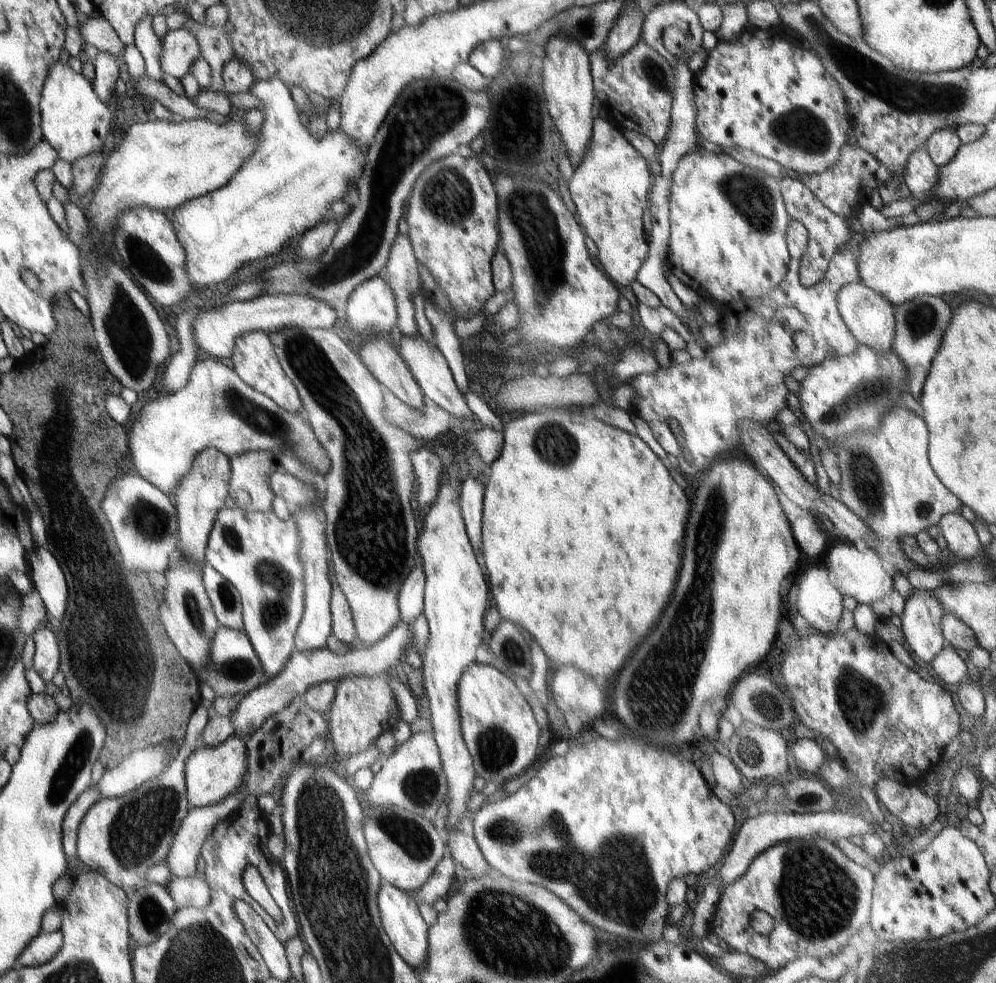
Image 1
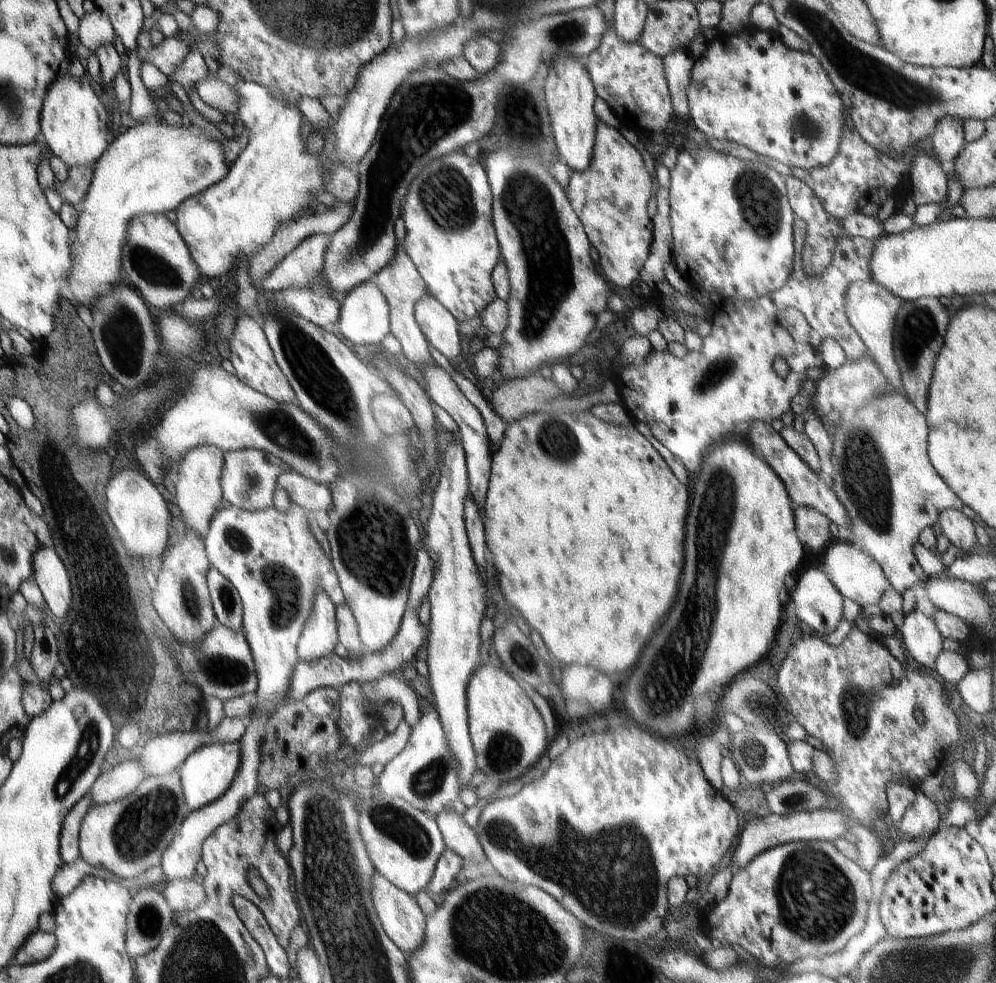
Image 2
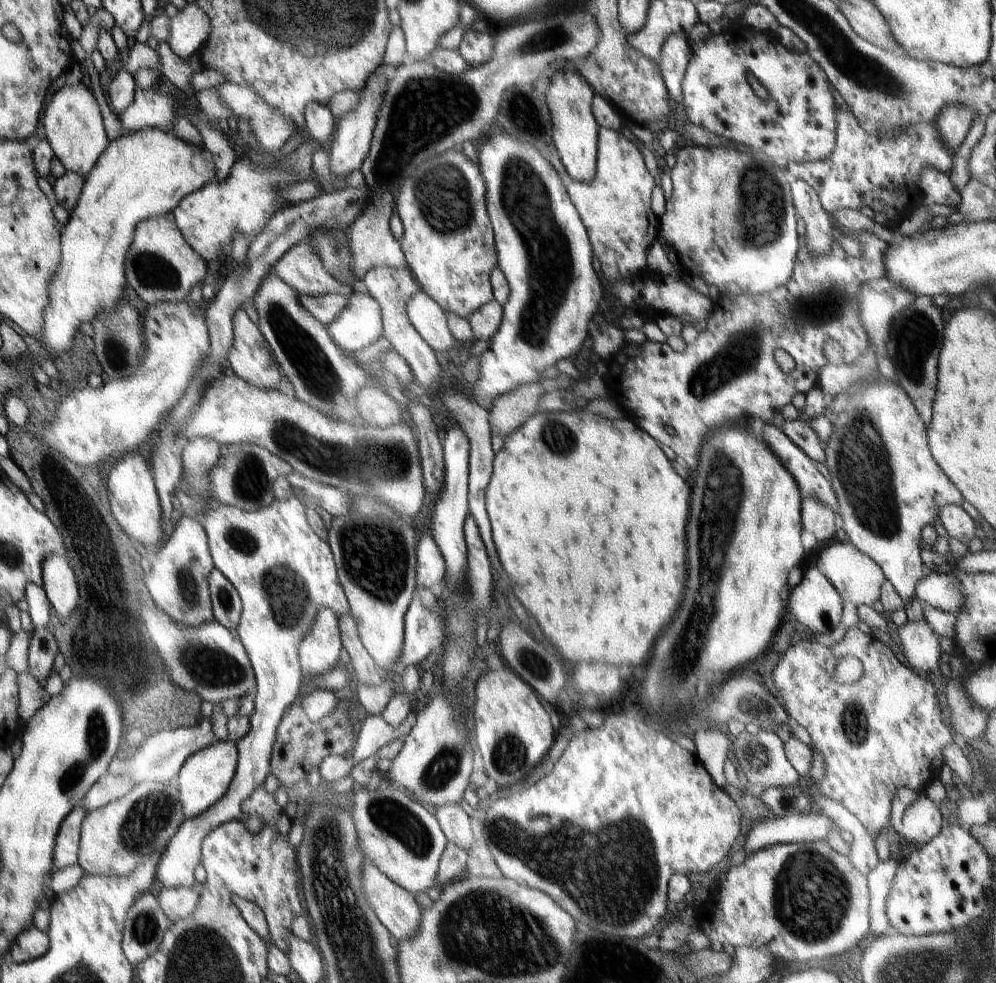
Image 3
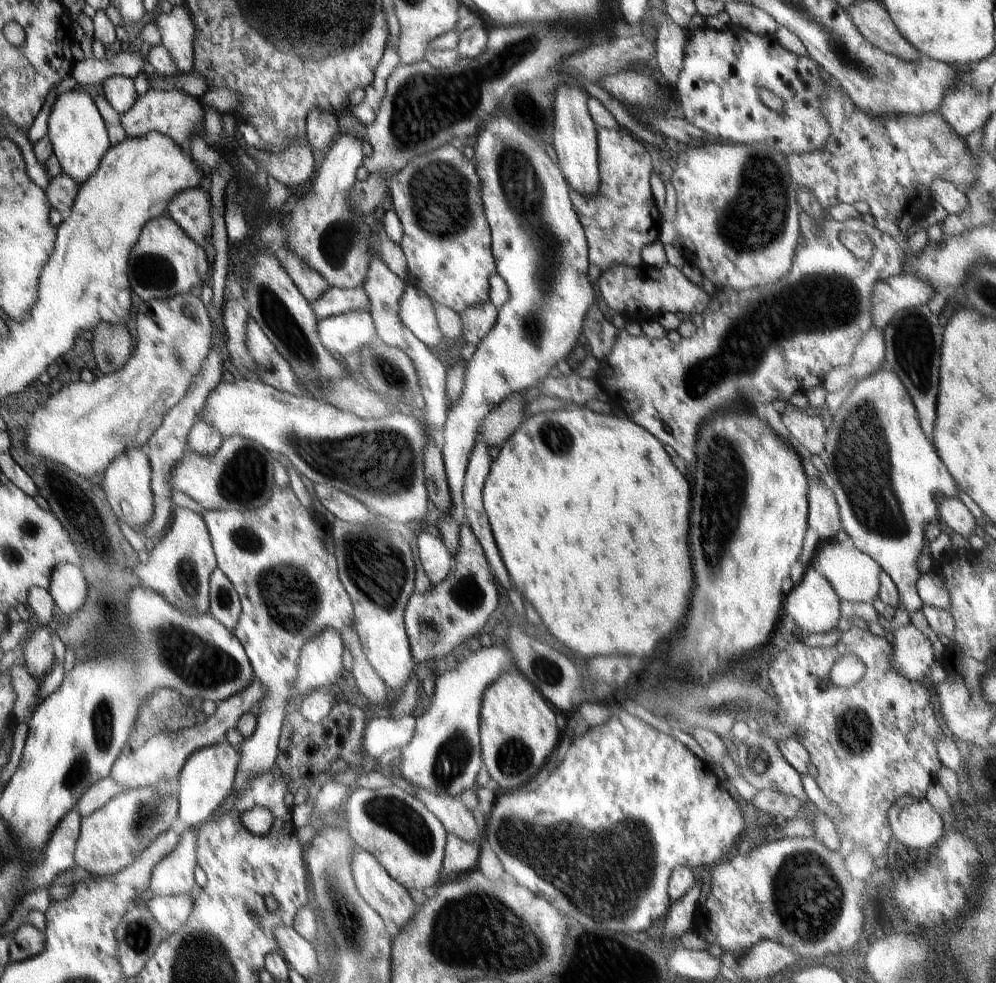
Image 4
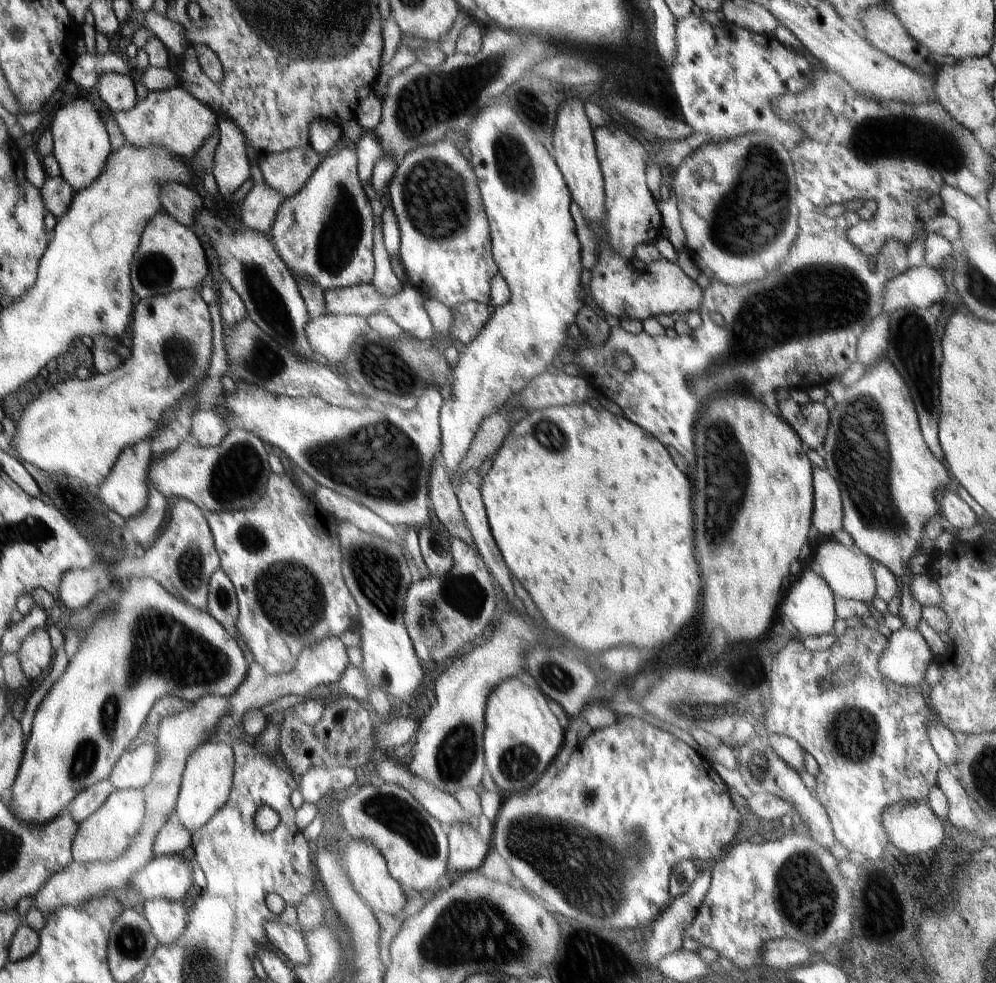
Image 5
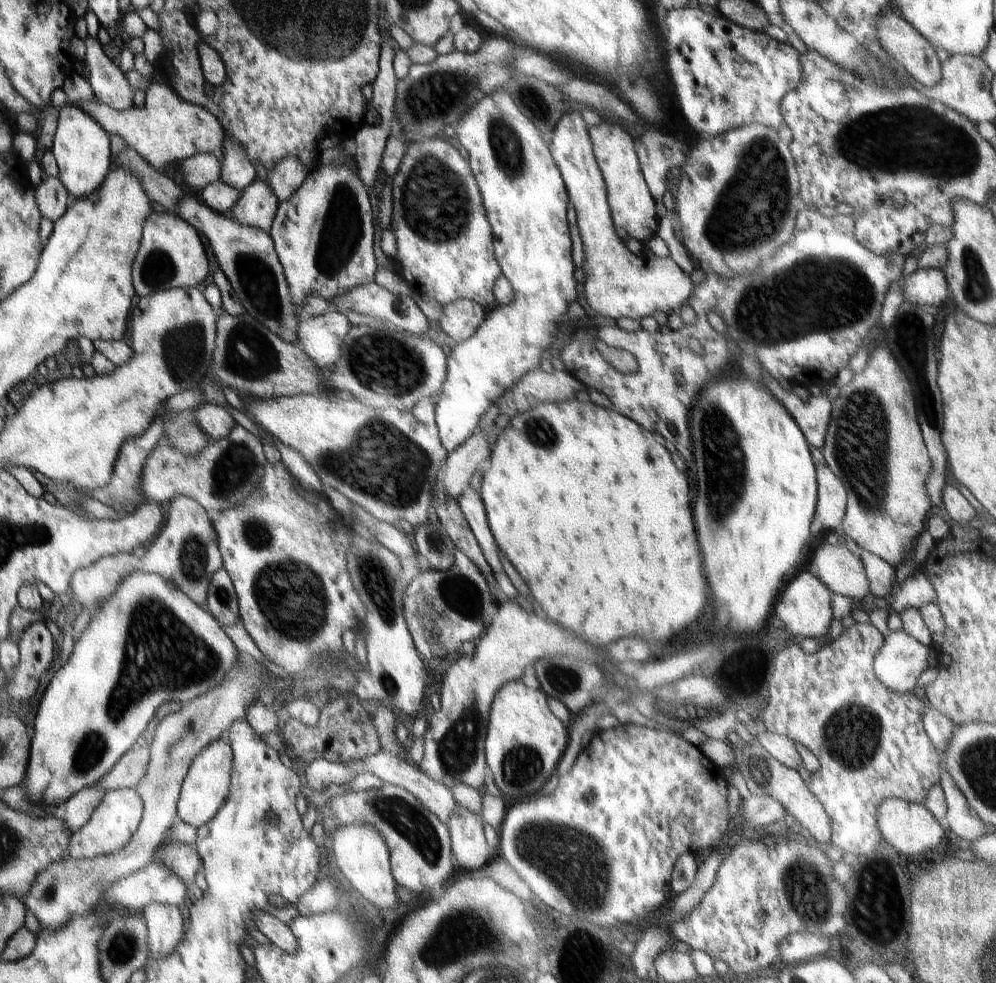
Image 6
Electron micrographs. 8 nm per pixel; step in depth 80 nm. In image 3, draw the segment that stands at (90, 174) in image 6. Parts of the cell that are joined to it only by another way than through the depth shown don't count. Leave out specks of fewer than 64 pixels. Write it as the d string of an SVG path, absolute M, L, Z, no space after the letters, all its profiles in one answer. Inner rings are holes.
M87 81L76 85L66 83L54 92L44 110L43 120L46 139L55 157L67 171L86 176L110 142L102 123L100 107Z

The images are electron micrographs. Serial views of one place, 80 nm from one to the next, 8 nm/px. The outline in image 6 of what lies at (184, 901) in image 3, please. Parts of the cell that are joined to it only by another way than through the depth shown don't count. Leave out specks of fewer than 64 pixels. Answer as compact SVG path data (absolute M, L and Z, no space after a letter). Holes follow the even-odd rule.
M153 902L141 911L148 931L149 959L164 958L174 952L185 933L178 907Z

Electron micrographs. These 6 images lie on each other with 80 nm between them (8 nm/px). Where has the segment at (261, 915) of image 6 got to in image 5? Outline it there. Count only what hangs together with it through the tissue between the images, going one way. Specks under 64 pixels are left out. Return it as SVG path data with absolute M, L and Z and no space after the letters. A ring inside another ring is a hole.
M278 921L263 924L268 941L283 952L294 965L309 963L309 950L300 931Z

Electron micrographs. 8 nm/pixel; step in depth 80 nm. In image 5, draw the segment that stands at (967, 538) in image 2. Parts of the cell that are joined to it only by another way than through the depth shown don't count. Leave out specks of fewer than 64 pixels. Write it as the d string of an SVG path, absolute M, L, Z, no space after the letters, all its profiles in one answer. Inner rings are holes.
M944 490L938 516L953 532L970 528L978 523L972 508L953 491Z

